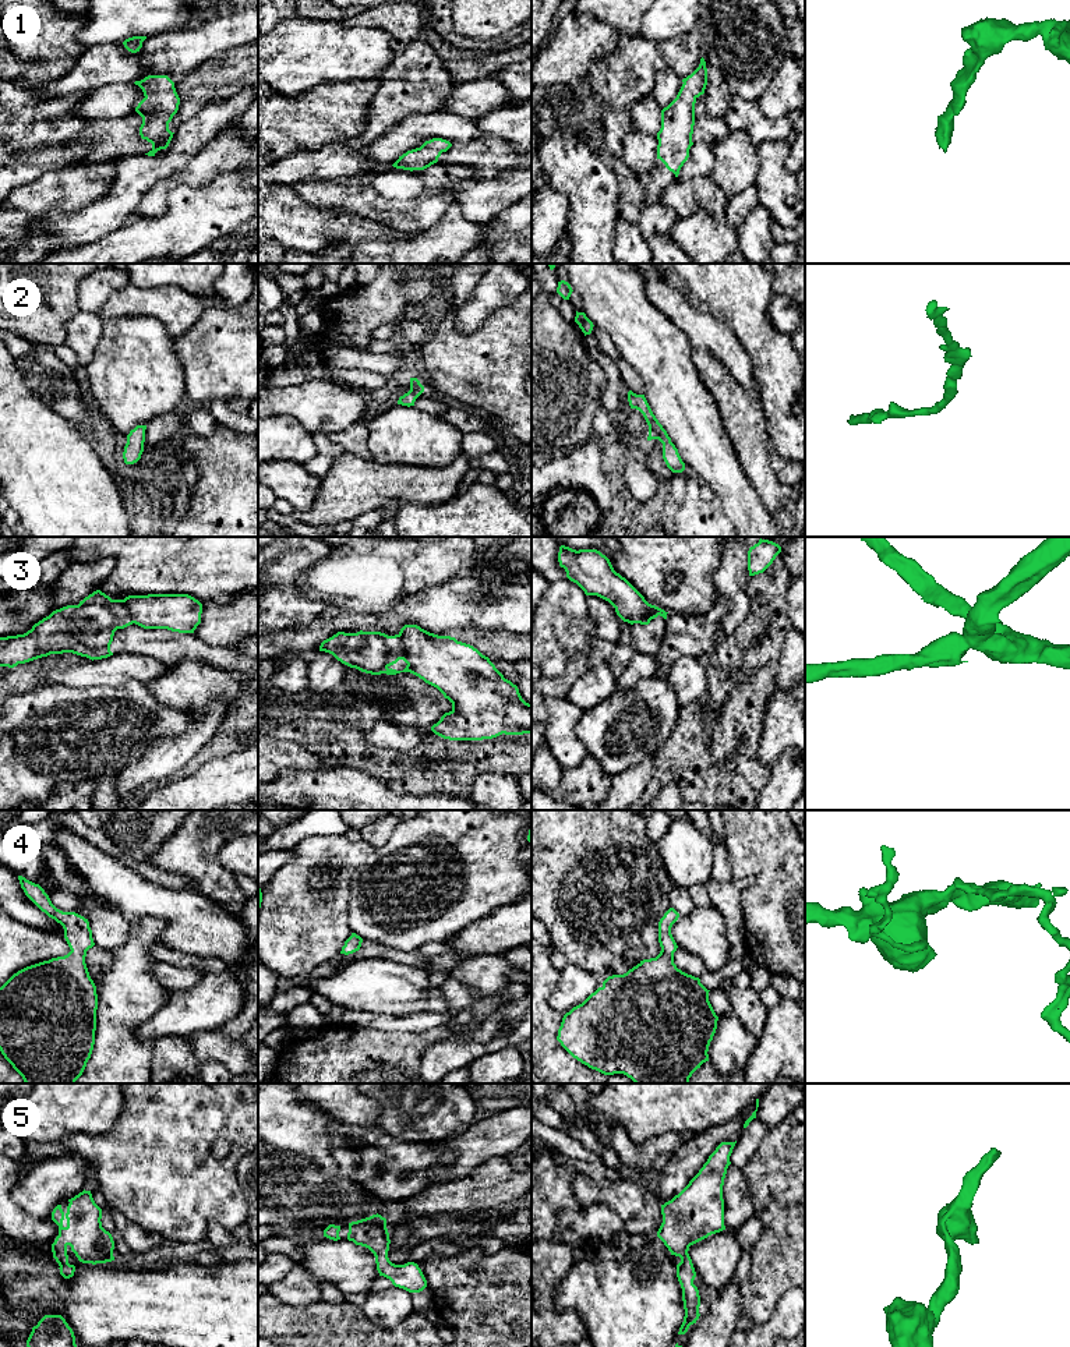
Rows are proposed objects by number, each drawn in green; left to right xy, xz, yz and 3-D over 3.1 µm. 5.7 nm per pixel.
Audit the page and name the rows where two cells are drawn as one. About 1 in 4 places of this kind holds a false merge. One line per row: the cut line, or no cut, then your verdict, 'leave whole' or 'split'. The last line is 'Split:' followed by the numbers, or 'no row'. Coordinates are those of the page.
1: no cut | leave whole
2: no cut | leave whole
3: xz (396, 635), (402, 642), (409, 671) | split
4: no cut | leave whole
5: no cut | leave whole
Split: 3

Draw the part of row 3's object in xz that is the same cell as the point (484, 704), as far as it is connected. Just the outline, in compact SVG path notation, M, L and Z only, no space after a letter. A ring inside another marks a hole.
M405 625L399 634L406 650L409 672L437 687L445 699L452 703L452 710L431 726L431 731L449 740L483 740L492 739L502 733L523 735L532 733L532 704L526 703L516 685L505 679L488 657L483 655L470 644L458 641L451 636L438 636L421 629L417 625Z

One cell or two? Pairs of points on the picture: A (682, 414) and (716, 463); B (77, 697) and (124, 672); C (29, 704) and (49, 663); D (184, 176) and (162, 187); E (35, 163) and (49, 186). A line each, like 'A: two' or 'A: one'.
A: one
B: two
C: two
D: one
E: two

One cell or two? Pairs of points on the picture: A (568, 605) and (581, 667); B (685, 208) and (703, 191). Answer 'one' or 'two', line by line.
A: two
B: one

